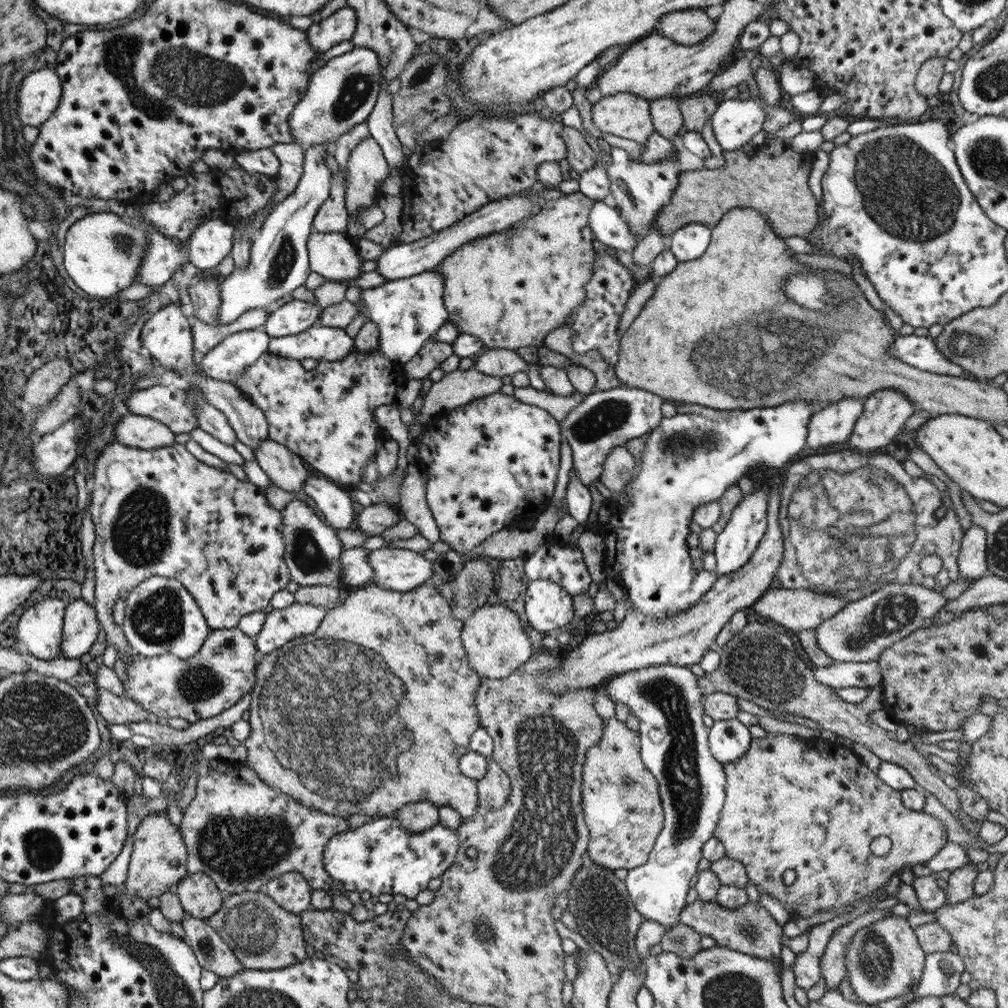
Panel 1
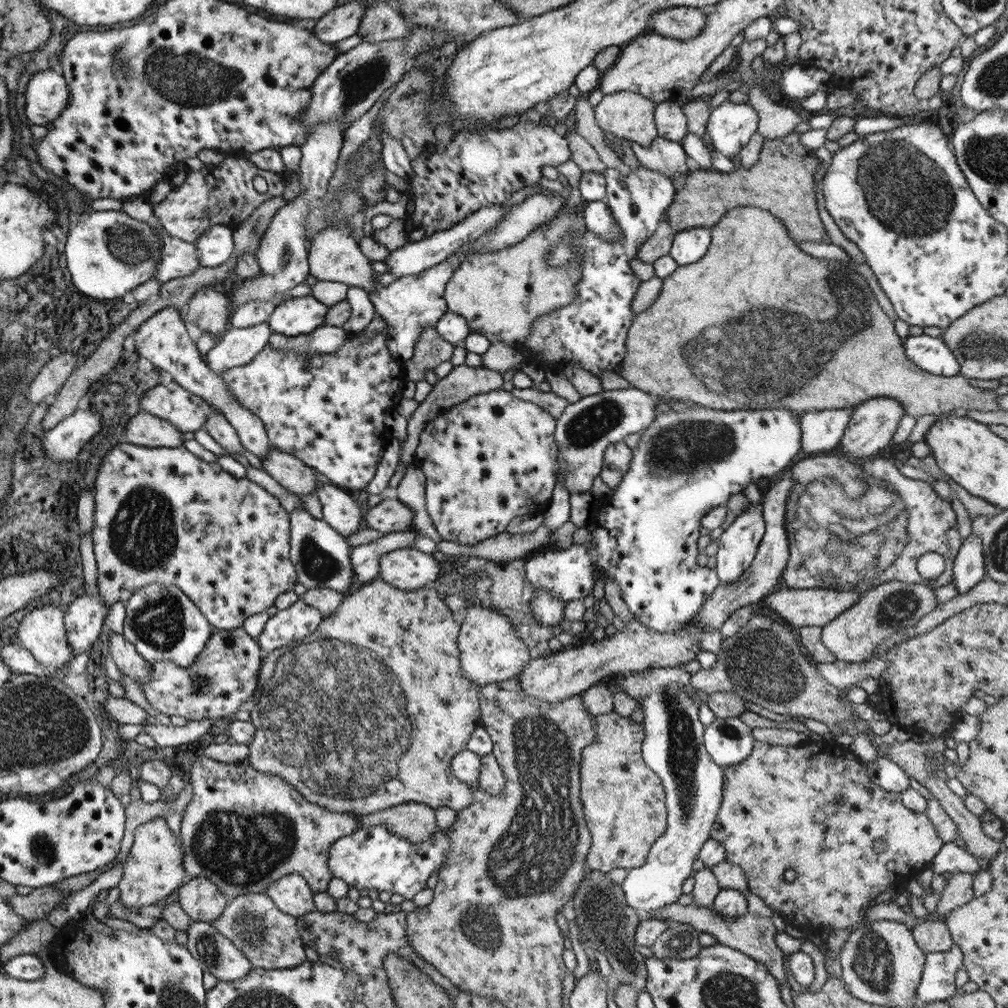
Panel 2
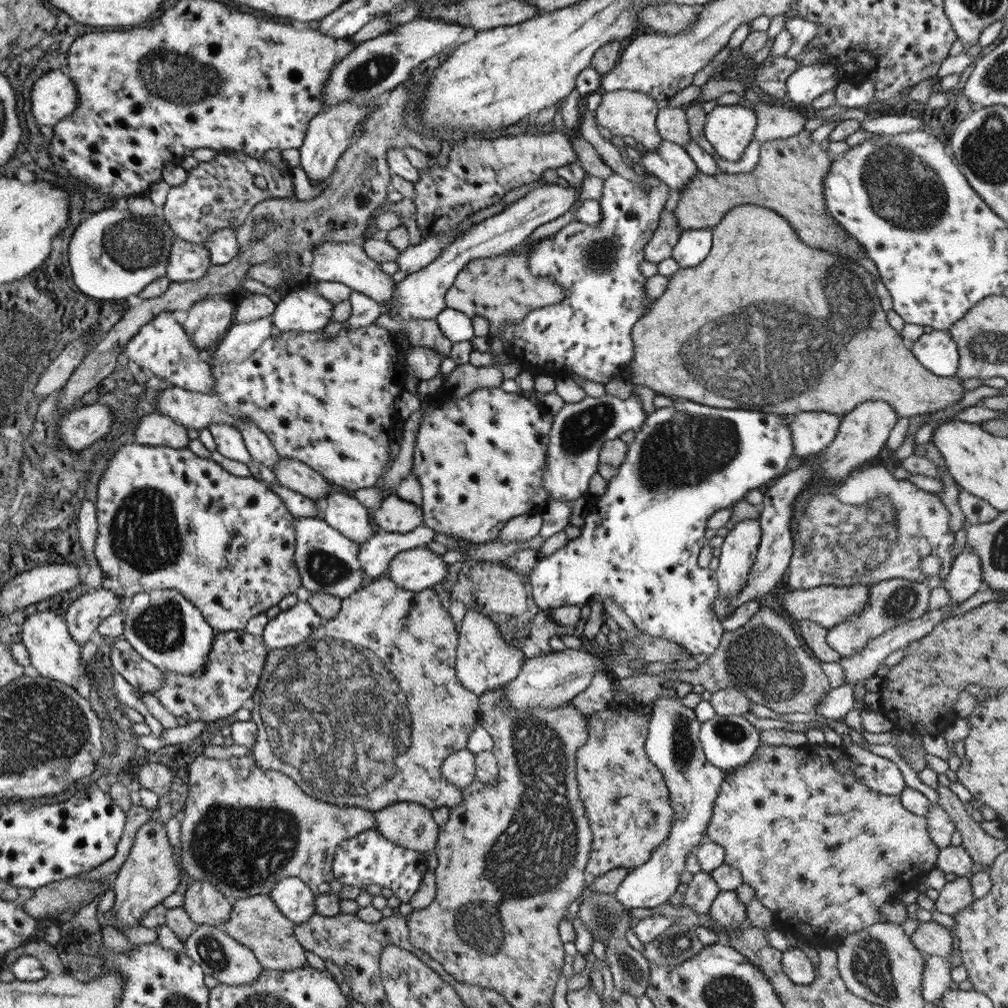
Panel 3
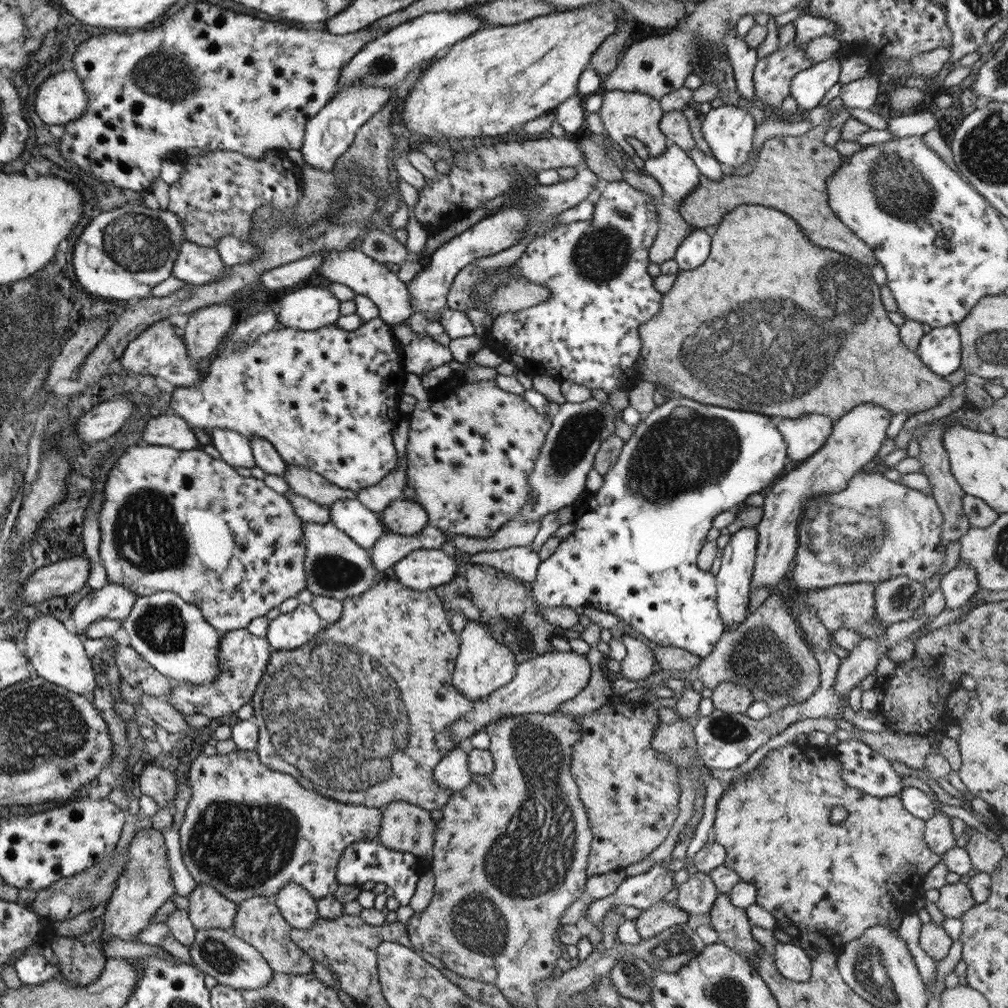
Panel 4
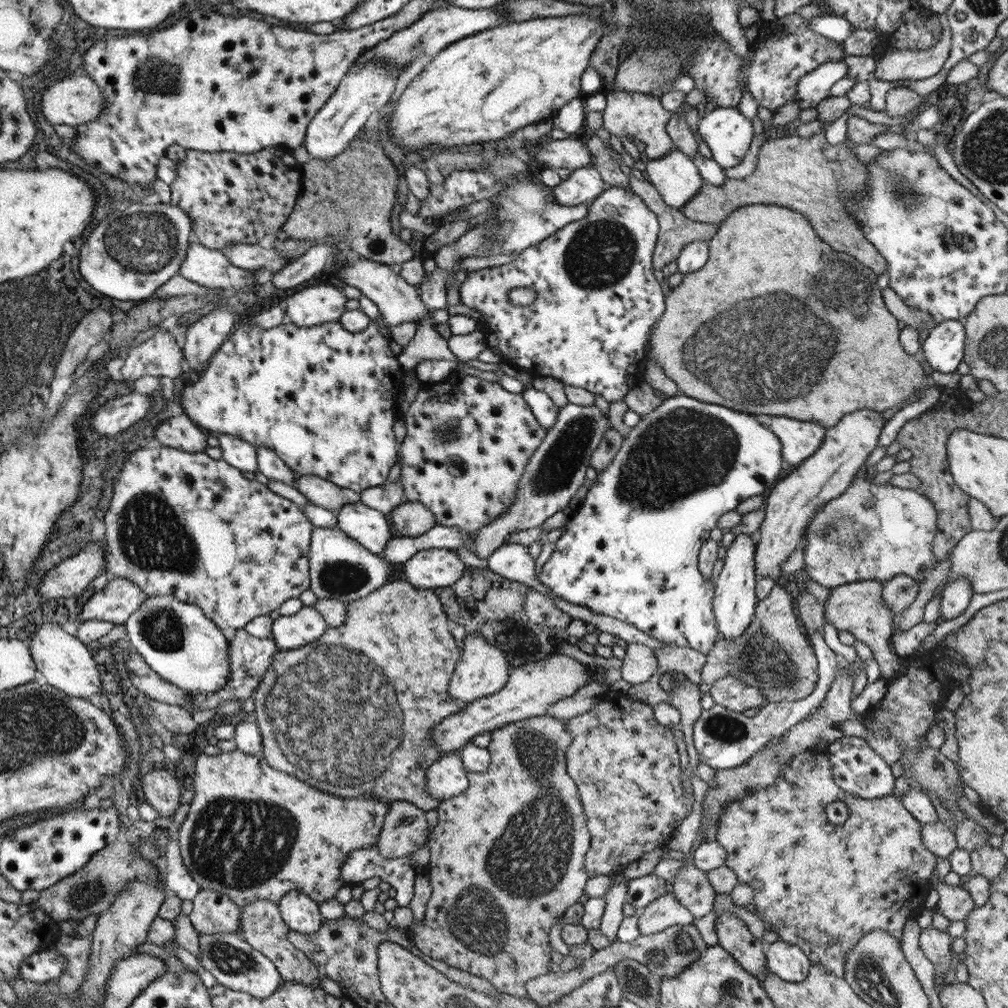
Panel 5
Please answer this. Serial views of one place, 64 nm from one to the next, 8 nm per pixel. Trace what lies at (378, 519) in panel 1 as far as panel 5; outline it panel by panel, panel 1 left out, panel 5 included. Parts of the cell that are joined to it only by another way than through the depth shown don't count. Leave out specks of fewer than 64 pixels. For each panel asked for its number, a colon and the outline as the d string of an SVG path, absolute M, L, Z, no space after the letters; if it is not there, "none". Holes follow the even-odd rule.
2: M381 500L373 508L363 510L365 528L377 534L397 534L403 530L413 530L413 510L403 506L399 500Z
3: M387 496L383 504L371 510L371 522L379 532L407 534L423 524L423 512L397 496Z
4: M393 500L379 516L385 530L399 536L413 536L429 526L427 512L415 500Z
5: M417 502L399 504L387 514L387 520L399 534L403 534L403 538L417 538L435 526L433 514Z

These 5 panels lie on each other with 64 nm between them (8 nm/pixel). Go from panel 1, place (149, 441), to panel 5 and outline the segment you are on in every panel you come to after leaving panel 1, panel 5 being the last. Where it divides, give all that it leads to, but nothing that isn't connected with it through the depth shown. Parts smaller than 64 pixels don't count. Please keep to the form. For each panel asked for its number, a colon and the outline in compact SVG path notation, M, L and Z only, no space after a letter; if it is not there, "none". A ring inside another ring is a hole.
2: M135 414L125 426L125 440L131 446L145 448L177 448L183 446L183 434L169 426L169 422L159 420L149 414Z
3: M147 410L133 430L133 442L139 446L167 446L179 450L187 448L191 440L187 438L187 430L181 424Z
4: M167 414L149 418L141 438L147 442L147 446L169 446L175 450L193 450L197 444L201 444L197 442L193 428L189 428L181 418Z
5: M177 414L165 422L159 422L153 430L153 440L157 440L161 446L191 454L203 452L209 446L209 438L205 438L199 428L185 418L185 414Z

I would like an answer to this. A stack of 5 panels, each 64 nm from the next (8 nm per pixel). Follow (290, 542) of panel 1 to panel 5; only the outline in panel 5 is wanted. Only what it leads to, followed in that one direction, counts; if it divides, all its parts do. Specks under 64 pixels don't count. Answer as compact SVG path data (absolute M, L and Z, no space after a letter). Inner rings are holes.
M313 528L309 544L309 590L317 600L339 600L349 604L353 600L369 596L369 592L381 588L393 574L393 562L379 558L355 540L351 540L339 528Z

